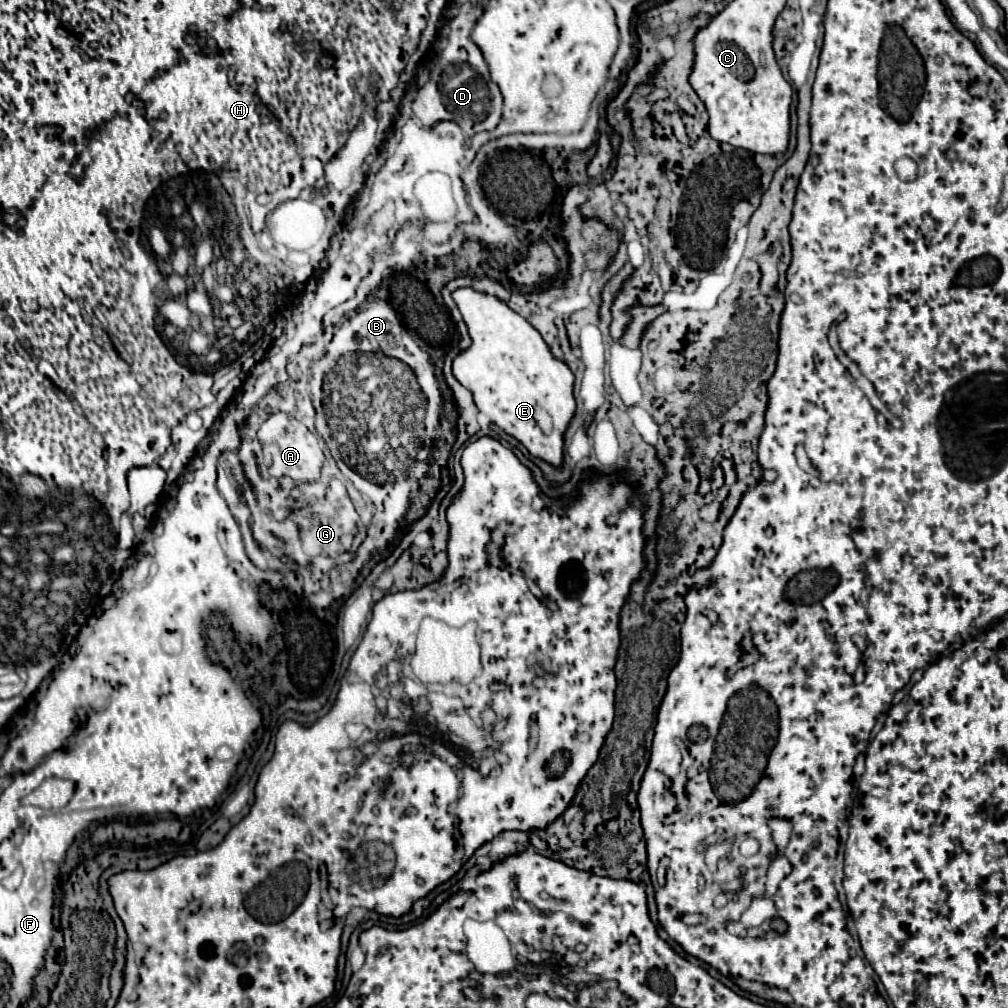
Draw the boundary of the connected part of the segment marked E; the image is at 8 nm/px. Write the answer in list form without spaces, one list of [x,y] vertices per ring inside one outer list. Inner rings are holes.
[[[469,287],[457,289],[453,299],[473,339],[471,347],[453,359],[455,379],[473,391],[475,405],[491,423],[521,441],[533,457],[539,457],[553,467],[561,467],[563,435],[577,411],[573,371],[567,363],[555,359],[541,333],[529,321],[509,309],[503,301]],[[517,363],[525,369],[525,377],[519,377]]]

